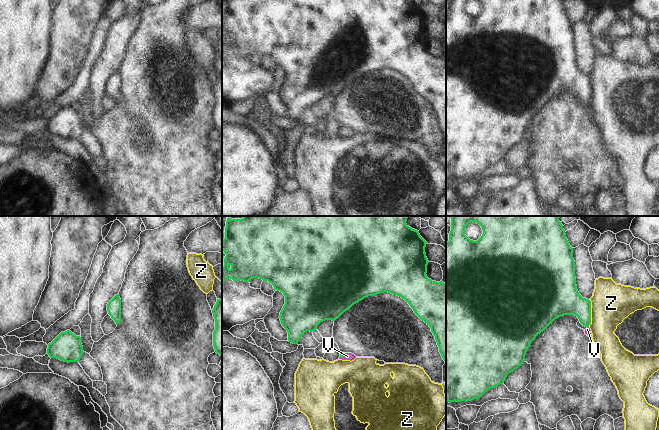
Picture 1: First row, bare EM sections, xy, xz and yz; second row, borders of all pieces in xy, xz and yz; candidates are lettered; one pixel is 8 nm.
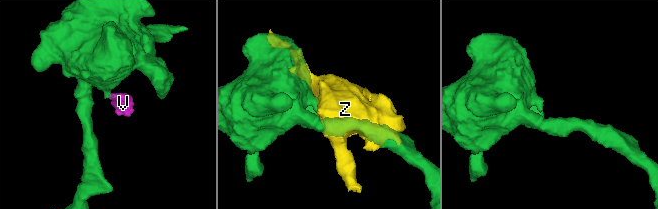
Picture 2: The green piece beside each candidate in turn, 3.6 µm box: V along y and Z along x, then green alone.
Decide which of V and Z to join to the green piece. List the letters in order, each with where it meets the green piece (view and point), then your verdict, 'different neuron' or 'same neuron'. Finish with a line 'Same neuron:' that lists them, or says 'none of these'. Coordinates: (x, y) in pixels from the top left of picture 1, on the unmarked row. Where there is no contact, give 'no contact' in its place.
V: contact xz (342, 133); same neuron
Z: contact yz (590, 89); different neuron
Same neuron: V

